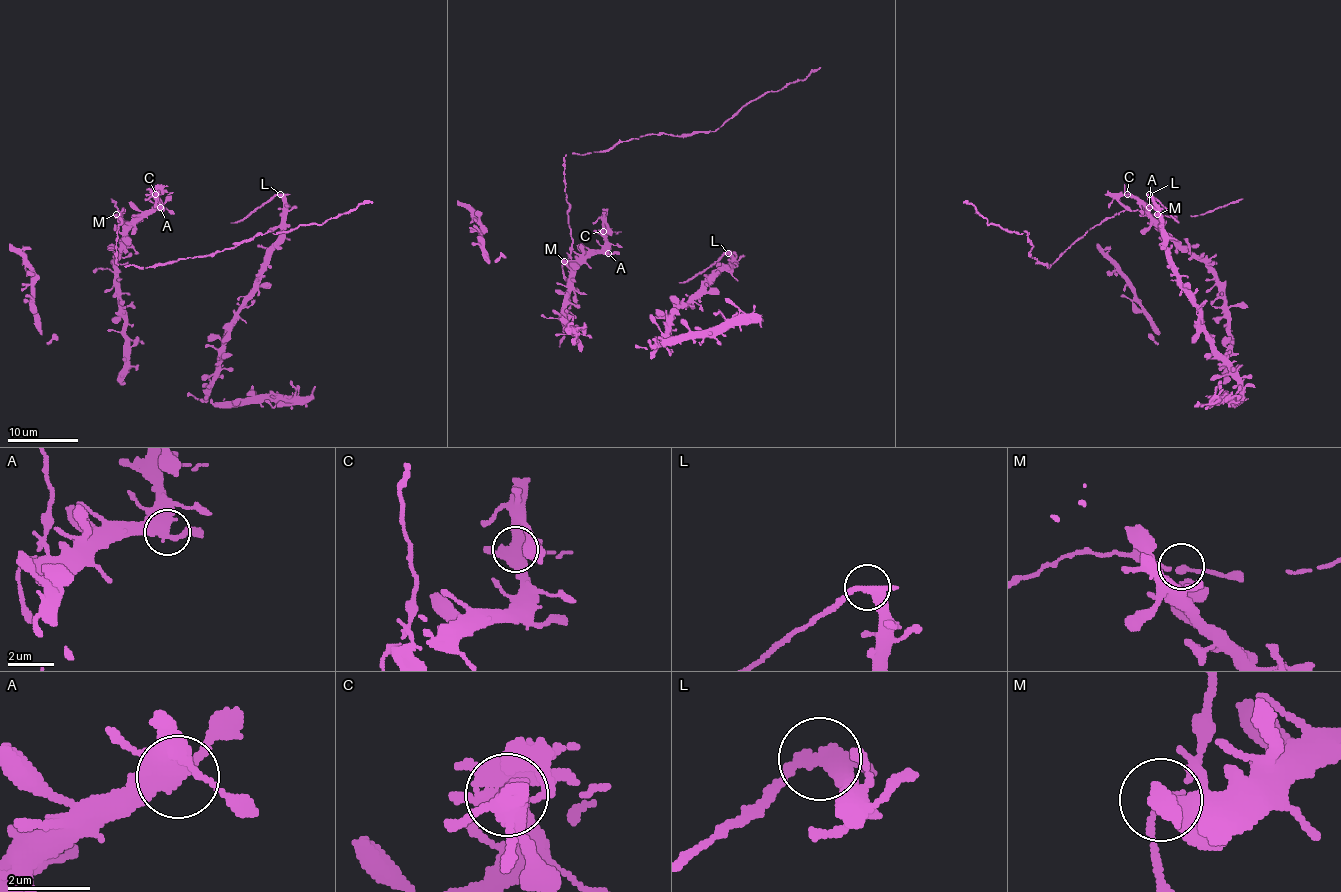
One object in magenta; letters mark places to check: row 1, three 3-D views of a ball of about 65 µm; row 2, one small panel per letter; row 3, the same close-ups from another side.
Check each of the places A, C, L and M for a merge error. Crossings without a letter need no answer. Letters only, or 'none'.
C, L

